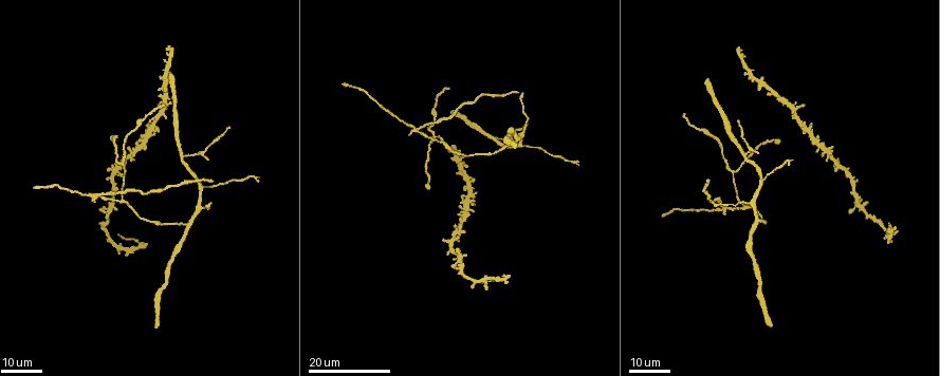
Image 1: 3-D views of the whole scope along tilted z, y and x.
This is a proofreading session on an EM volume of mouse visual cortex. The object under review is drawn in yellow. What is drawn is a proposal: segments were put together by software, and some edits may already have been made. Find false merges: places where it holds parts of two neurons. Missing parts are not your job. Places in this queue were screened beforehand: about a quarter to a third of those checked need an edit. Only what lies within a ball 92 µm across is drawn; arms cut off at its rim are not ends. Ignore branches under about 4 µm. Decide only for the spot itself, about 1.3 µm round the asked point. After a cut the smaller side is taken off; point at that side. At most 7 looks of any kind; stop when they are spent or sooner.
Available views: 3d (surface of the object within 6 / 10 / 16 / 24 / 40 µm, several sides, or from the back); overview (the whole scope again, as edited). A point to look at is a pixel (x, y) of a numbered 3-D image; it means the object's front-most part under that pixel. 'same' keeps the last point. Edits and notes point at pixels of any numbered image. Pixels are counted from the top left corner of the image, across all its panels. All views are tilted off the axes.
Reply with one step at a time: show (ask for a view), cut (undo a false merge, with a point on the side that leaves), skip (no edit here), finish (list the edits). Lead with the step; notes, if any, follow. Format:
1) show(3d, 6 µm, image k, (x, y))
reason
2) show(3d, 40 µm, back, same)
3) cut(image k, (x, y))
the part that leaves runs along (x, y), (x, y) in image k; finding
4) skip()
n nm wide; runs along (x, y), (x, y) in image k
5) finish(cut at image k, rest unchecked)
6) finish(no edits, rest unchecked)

show(3d, 24 µm, image 1, (744, 156))
three arms meet

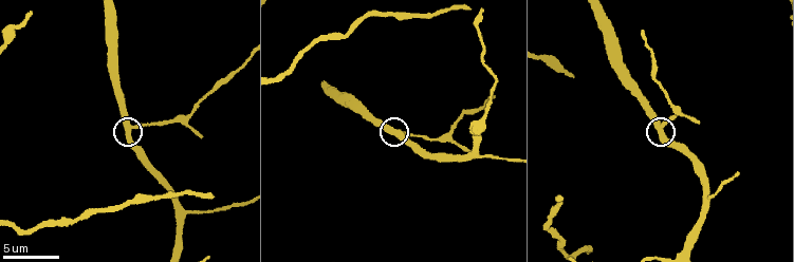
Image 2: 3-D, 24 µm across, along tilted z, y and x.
show(3d, 10 µm, image 2, (662, 127))

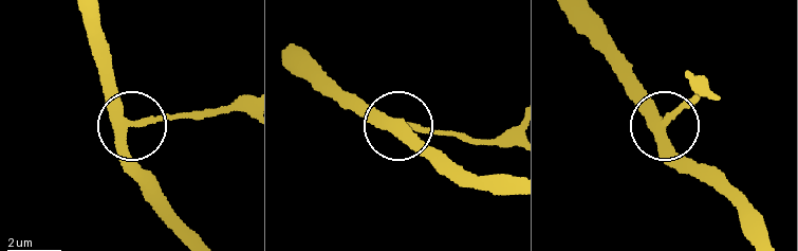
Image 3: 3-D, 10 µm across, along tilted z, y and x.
skip()
side arm 16 µm; runs along (88, 11), (112, 93), (128, 117), (140, 124), (202, 120) in image 3; all the same neuron

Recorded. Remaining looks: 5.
show(3d, 6 µm, image 2, (481, 118))

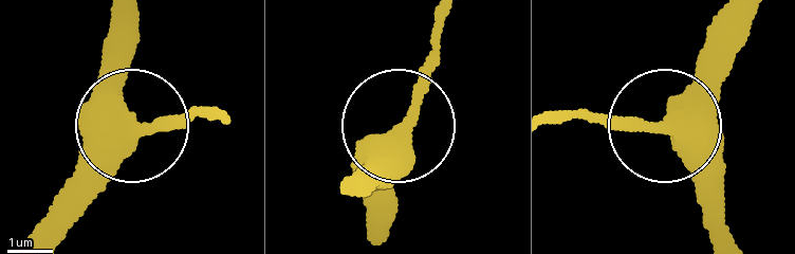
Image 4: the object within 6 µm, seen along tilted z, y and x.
skip()
all the same neuron

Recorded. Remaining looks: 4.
show(3d, 10 µm, image 2, (183, 214))
two arms at a narrow angle

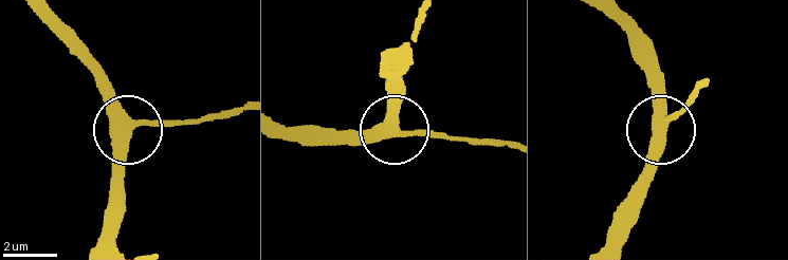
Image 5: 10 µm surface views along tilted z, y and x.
skip()
side arm 18 µm; runs along (280, 125), (354, 134), (440, 132), (464, 140) in image 5; continuous, no second neuron

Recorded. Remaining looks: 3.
show(3d, 16 µm, image 1, (744, 205))
two arms in line, one across

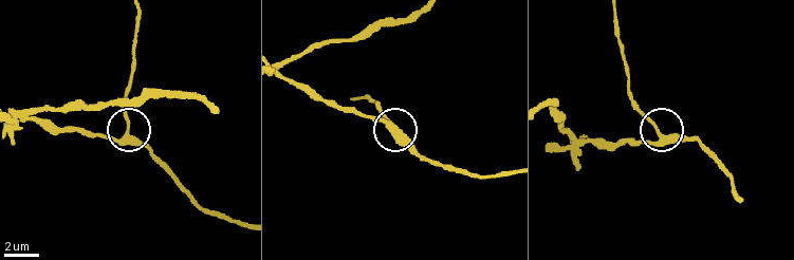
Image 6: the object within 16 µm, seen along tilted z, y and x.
show(3d, 10 µm, image 6, (393, 126))

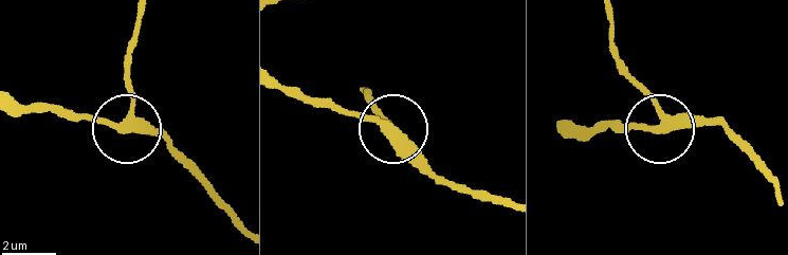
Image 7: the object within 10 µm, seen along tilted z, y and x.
skip()
runs along (773, 182), (727, 128), (663, 124), (654, 98), (621, 67) in image 7; one neuron here

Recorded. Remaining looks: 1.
finish(no edits, rest unchecked)

